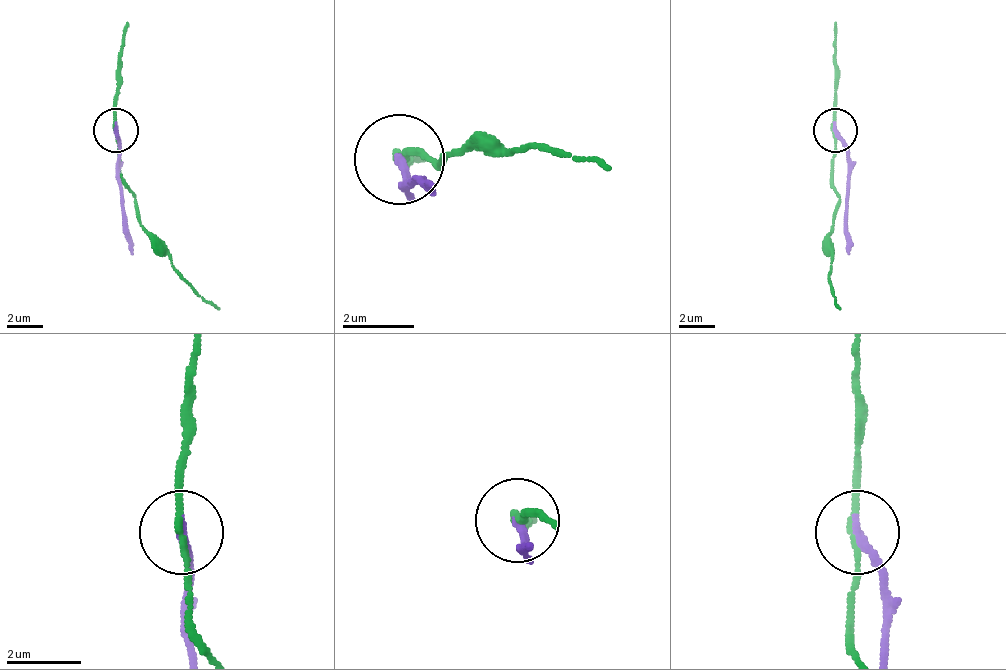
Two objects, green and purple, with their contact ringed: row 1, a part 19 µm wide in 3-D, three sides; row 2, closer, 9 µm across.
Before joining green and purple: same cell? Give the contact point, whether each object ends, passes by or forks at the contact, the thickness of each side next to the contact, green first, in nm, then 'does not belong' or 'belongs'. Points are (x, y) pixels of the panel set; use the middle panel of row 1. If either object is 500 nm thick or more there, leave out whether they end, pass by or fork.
(399, 159) | green passes by | purple ends | 150/240 nm | does not belong

